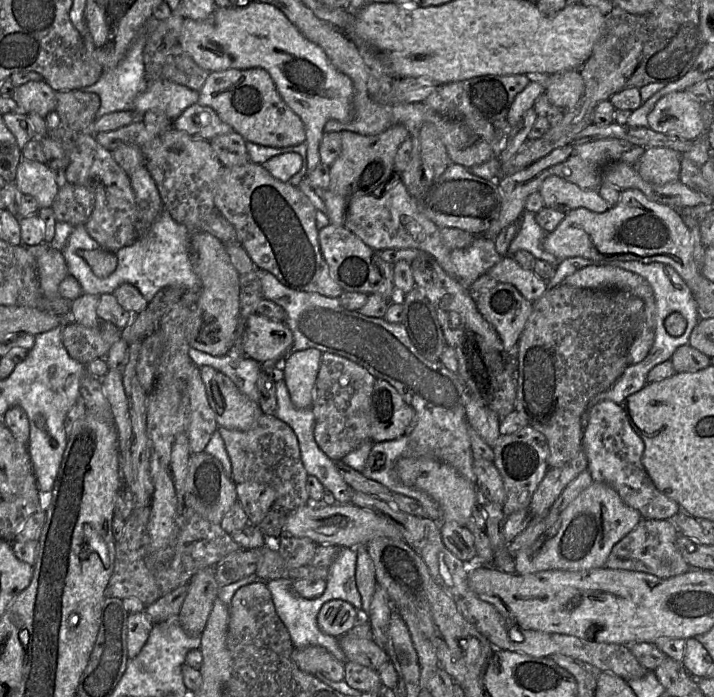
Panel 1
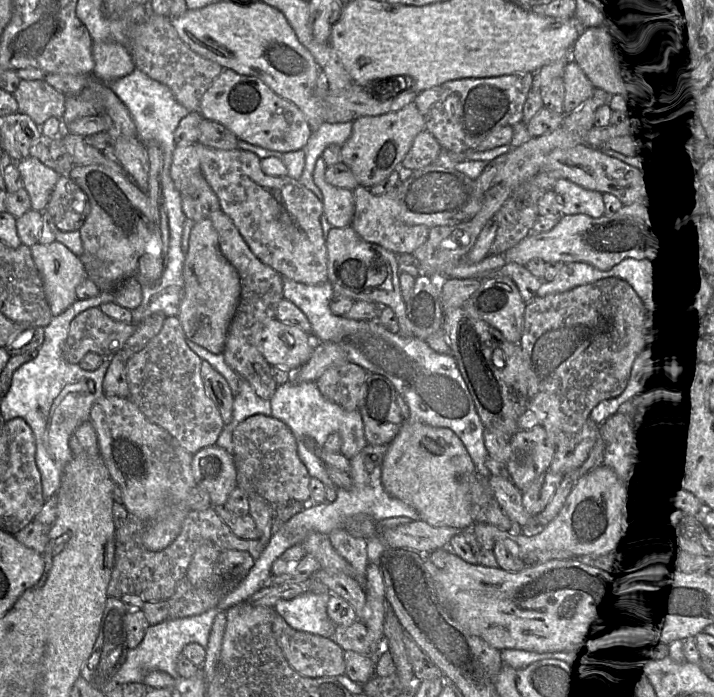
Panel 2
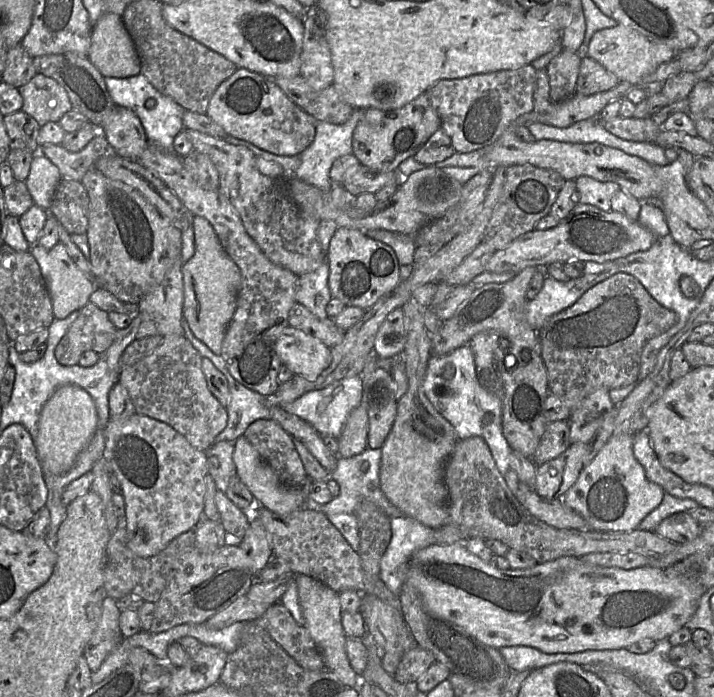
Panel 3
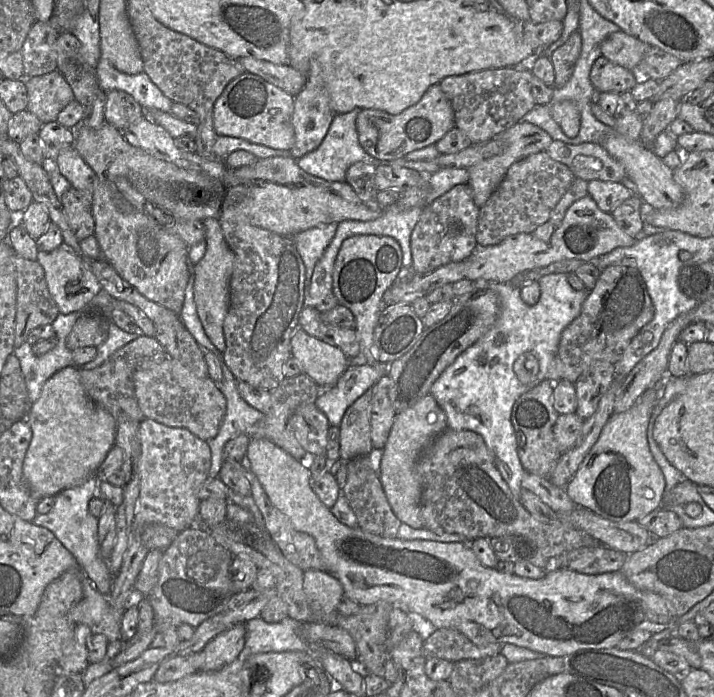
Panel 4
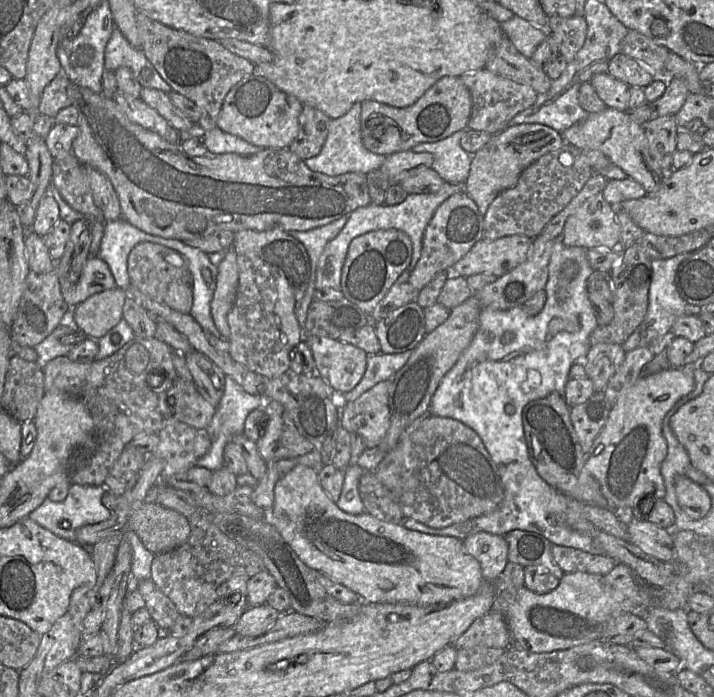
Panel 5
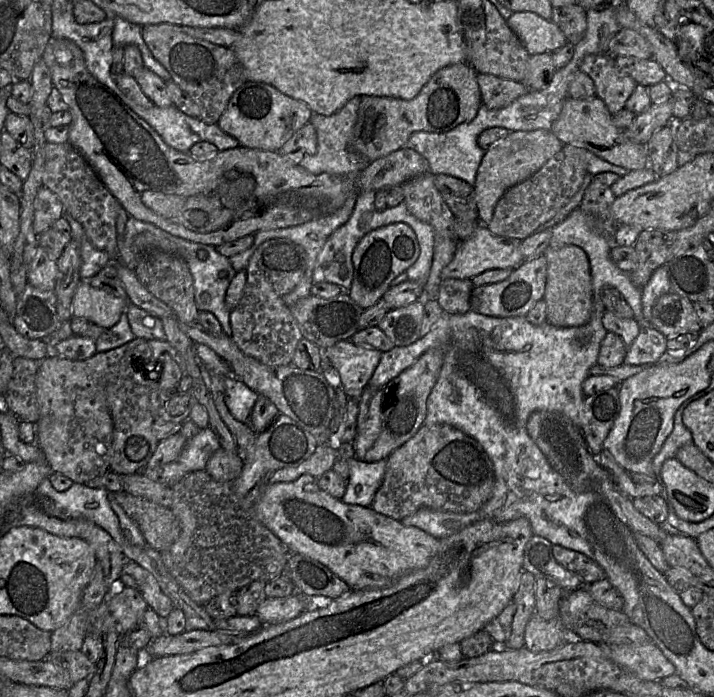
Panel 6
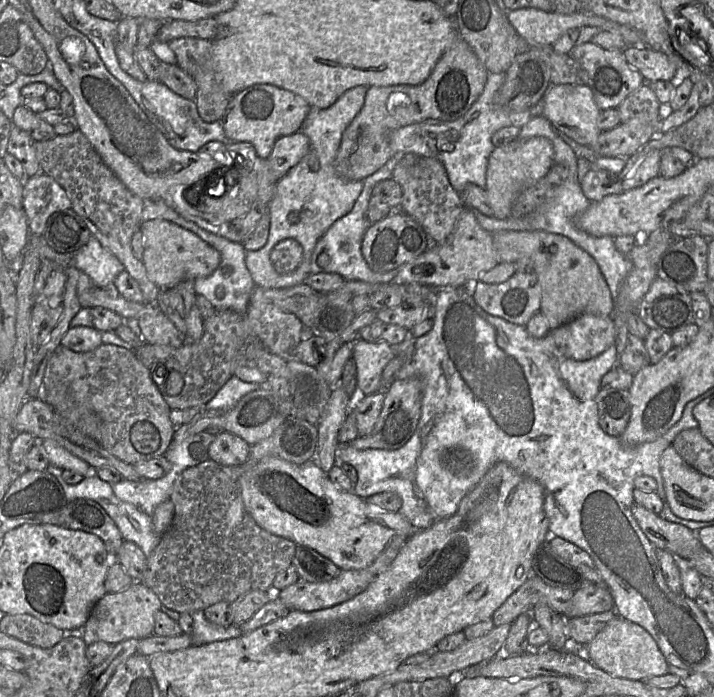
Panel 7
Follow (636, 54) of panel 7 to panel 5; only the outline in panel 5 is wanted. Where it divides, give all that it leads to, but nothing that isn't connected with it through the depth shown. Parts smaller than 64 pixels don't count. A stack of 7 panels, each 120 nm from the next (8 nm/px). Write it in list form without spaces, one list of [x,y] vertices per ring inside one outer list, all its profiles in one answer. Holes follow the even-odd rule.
[[[623,53],[616,54],[610,60],[607,73],[630,87],[645,88],[656,78],[649,69]]]

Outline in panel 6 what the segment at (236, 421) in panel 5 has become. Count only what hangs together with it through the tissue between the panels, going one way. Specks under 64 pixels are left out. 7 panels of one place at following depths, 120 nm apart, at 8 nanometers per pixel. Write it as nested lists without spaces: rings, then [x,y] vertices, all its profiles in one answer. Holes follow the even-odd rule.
[[[237,378],[225,379],[225,403],[235,420],[247,423],[259,396],[241,380]],[[206,427],[186,441],[177,461],[185,465],[188,472],[205,470],[210,457],[220,447],[218,435],[211,427]]]

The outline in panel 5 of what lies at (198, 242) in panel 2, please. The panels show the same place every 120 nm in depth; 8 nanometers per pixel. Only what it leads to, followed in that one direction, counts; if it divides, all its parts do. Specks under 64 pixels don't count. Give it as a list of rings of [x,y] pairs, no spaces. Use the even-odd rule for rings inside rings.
[[[233,245],[226,250],[226,255],[217,269],[211,300],[211,316],[220,333],[220,338],[229,340],[228,314],[234,306],[239,284],[238,264]]]

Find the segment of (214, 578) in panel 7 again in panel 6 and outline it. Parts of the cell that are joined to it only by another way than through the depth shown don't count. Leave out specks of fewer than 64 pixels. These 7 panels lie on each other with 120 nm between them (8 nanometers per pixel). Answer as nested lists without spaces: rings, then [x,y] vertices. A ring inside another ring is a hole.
[[[279,414],[266,430],[257,434],[253,449],[242,455],[244,467],[236,479],[219,482],[206,470],[197,470],[189,472],[172,486],[171,510],[180,523],[181,533],[174,544],[160,553],[164,566],[192,601],[205,606],[215,596],[238,592],[253,581],[268,583],[282,575],[292,552],[259,520],[258,505],[272,473],[281,468],[298,466],[315,452],[318,445],[316,437],[303,426]]]

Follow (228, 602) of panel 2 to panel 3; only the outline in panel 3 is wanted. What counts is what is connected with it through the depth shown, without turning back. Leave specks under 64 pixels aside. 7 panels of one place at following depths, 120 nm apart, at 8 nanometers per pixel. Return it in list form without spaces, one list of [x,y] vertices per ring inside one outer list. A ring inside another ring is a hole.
[[[367,447],[362,453],[349,457],[338,458],[335,470],[330,473],[329,478],[334,479],[340,488],[339,494],[331,501],[318,507],[326,516],[339,513],[354,514],[356,508],[364,501],[376,504],[390,519],[405,516],[396,506],[394,506],[384,495],[380,488],[380,465],[381,449],[371,449]]]

